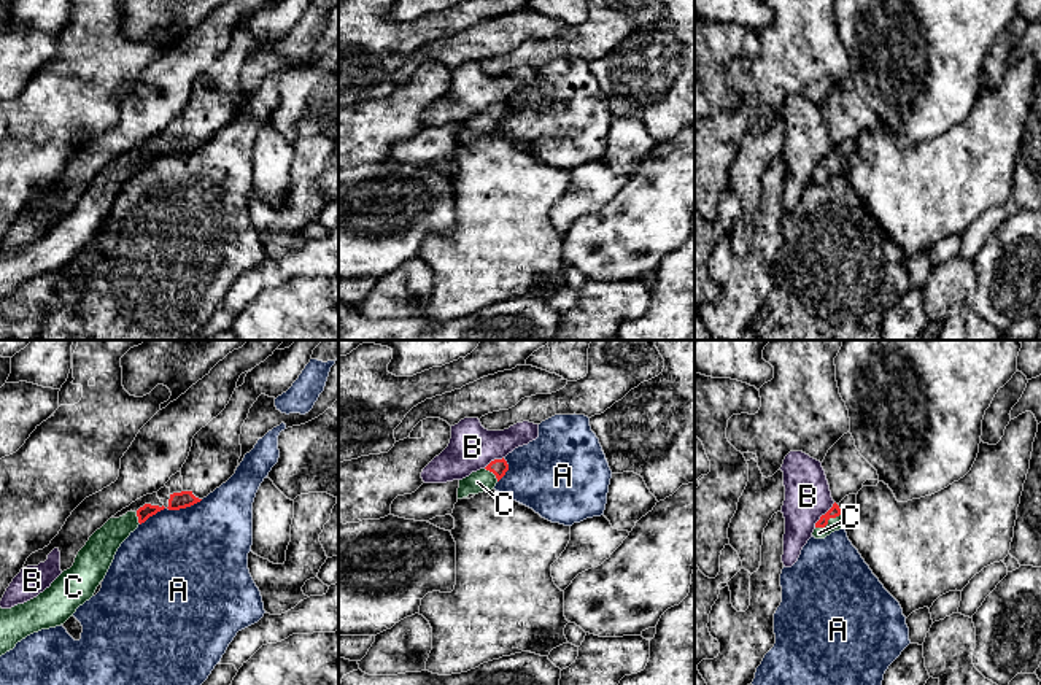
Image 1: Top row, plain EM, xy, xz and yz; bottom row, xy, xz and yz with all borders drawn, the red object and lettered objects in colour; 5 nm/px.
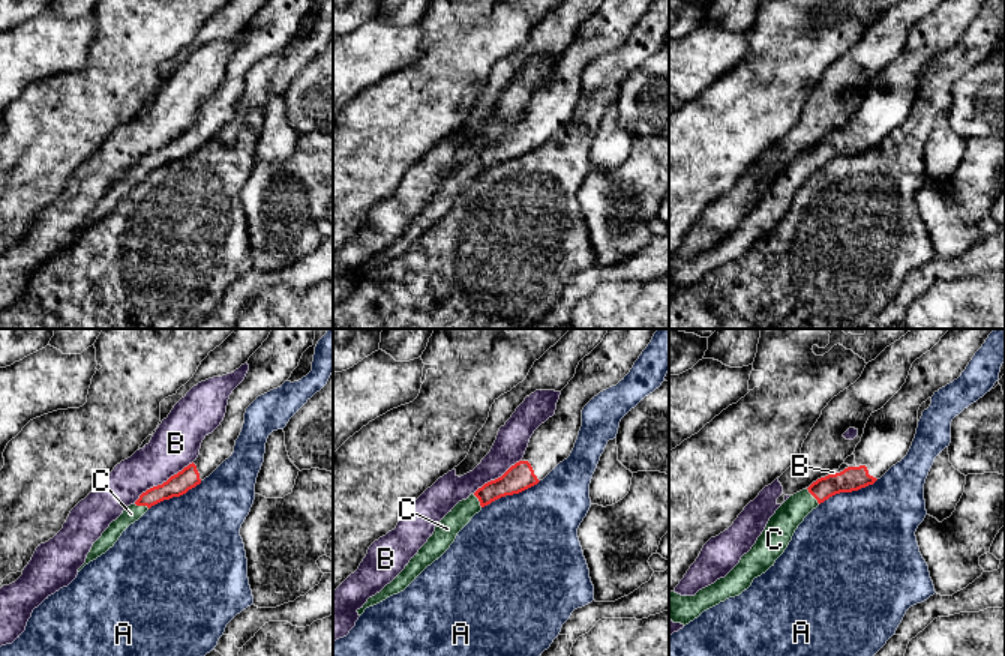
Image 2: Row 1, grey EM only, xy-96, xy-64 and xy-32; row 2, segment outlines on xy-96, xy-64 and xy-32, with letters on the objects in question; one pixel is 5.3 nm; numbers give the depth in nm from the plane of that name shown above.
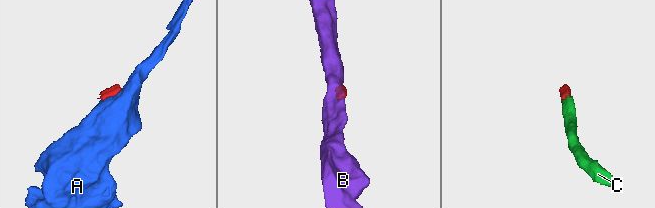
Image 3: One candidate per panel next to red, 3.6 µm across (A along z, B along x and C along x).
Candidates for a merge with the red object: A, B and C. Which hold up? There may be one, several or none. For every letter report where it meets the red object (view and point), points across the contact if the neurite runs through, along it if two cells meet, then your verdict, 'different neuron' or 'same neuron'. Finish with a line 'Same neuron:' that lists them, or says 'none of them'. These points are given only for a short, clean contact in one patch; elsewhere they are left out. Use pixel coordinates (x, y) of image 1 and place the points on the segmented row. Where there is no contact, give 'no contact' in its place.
A: xy (185, 507) | along xy (202, 499), (185, 507), (167, 509) | different neuron
B: yz (822, 515) | different neuron
C: yz (827, 522) | across yz (835, 510), (827, 522), (836, 523) | same neuron
Same neuron: C

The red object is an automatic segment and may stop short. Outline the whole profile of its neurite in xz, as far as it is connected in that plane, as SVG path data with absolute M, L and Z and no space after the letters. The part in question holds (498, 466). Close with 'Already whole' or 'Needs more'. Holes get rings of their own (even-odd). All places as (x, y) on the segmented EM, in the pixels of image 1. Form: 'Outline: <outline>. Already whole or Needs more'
Outline: M504 458L491 461L485 469L472 472L469 477L459 480L458 499L494 490L496 483L507 470L509 464Z. Needs more

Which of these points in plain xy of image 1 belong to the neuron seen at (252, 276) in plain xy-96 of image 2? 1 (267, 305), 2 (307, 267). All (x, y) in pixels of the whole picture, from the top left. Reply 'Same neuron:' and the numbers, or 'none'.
Same neuron: 2

